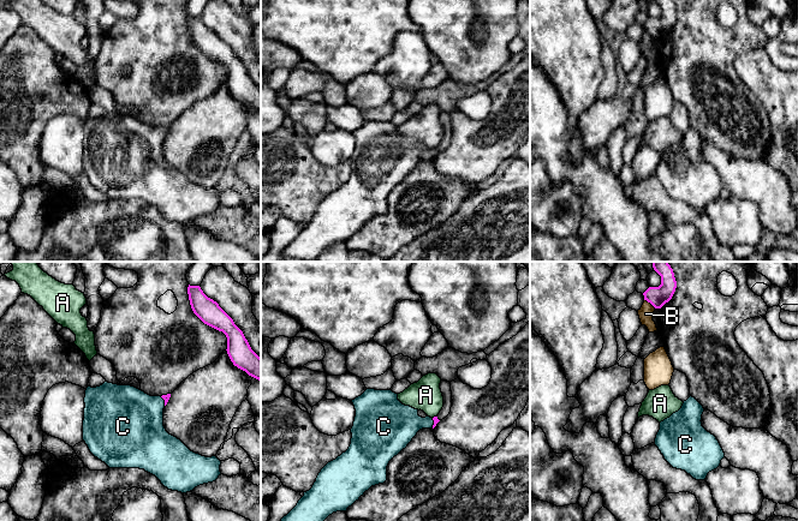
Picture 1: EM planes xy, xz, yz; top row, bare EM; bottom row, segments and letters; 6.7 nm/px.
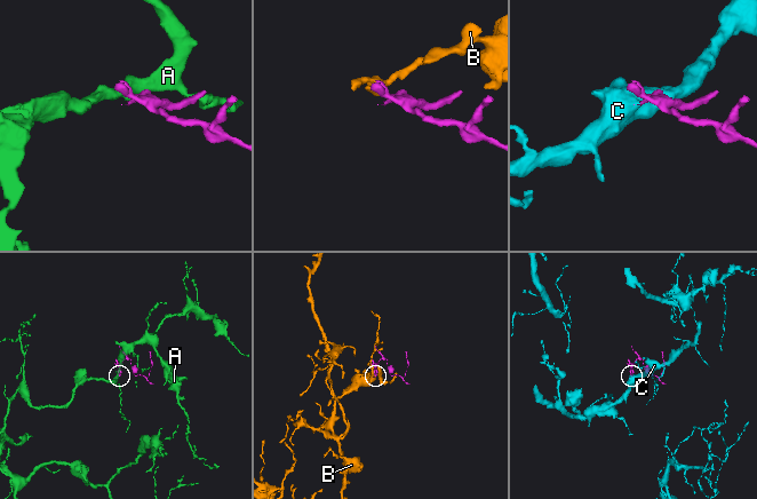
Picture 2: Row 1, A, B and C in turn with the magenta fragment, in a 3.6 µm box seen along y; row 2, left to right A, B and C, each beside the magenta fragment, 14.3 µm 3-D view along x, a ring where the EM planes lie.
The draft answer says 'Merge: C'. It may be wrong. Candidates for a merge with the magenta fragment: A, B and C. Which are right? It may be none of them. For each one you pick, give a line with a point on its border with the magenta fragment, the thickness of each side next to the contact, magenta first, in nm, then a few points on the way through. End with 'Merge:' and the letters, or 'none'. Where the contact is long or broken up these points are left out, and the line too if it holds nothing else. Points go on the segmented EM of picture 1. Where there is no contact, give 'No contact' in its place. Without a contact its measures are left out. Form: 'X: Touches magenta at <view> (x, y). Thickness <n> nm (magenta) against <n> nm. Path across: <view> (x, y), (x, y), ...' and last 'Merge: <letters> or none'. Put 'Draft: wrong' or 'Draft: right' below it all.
C: Touches magenta at xy (165, 401). Thickness 50 nm (magenta) against 400 nm. Path across: xy (166, 397), (165, 401), (154, 405), (134, 420)
Merge: C
Draft: right

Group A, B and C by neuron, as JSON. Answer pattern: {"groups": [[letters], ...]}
{"groups": [["A"], ["B"], ["C"]]}

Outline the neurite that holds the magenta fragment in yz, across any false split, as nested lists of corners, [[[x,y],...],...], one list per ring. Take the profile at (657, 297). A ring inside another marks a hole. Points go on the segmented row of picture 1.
[[[651,262],[654,270],[661,276],[659,287],[649,287],[644,293],[644,300],[650,303],[655,309],[661,309],[668,303],[677,288],[677,281],[673,269],[668,262]]]

